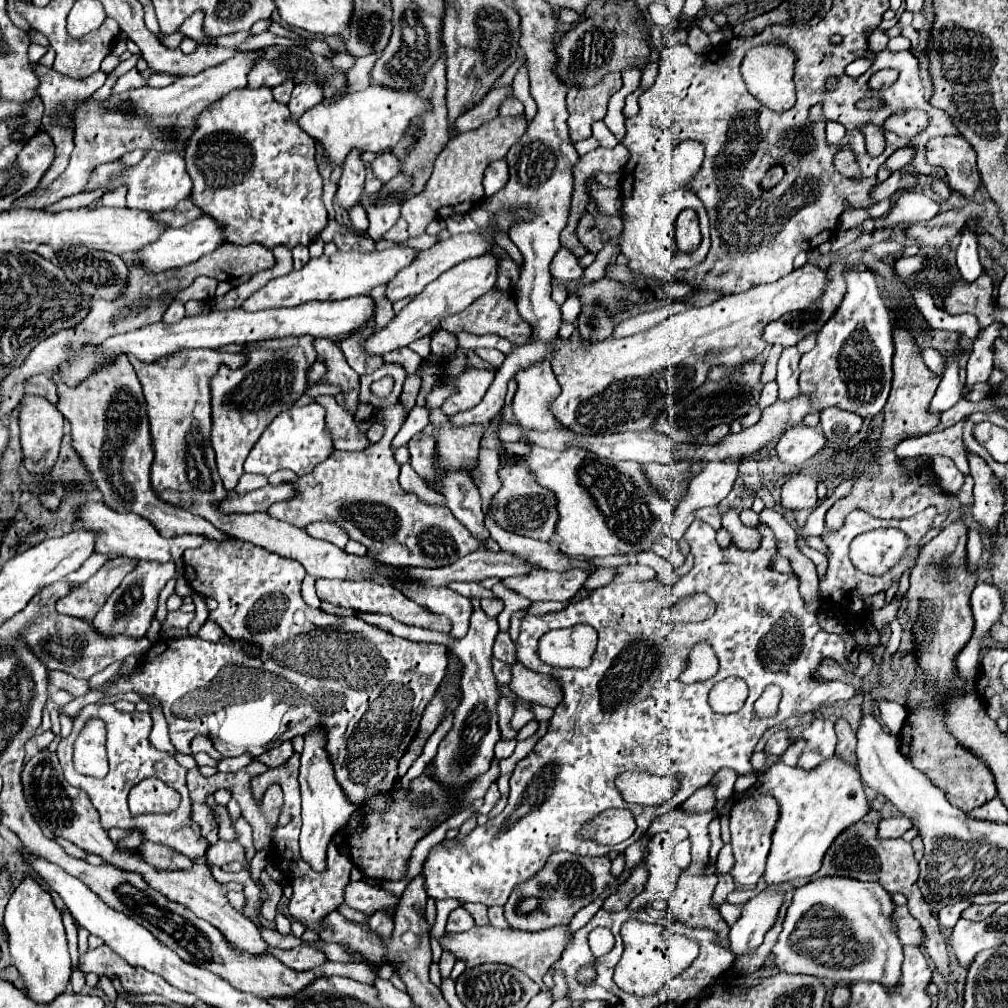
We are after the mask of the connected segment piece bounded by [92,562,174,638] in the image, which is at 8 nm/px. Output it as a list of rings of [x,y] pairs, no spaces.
[[[138,562],[138,566],[130,574],[126,574],[122,584],[110,594],[104,608],[92,620],[92,626],[106,636],[114,636],[114,634],[130,634],[134,638],[144,636],[148,626],[150,626],[150,620],[156,612],[158,594],[170,578],[174,578],[174,564],[168,564],[168,562],[164,562],[164,564],[160,564],[160,562]]]

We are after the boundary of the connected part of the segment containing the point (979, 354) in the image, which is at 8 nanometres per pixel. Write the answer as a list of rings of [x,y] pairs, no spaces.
[[[992,322],[990,326],[986,326],[978,332],[972,352],[970,352],[970,358],[968,358],[966,384],[988,382],[990,372],[992,372],[992,342],[1000,336],[1002,328],[1004,328],[1002,322]]]

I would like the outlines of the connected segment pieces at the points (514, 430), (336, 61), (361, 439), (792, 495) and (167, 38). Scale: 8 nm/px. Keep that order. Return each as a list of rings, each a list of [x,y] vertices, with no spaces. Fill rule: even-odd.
[[[502,422],[498,434],[500,434],[502,442],[516,442],[516,440],[522,438],[522,428],[518,424],[506,424],[506,422]]]
[[[336,52],[331,58],[328,58],[330,63],[337,68],[349,70],[355,62],[355,58],[346,52]]]
[[[316,396],[316,402],[328,408],[328,428],[332,428],[336,450],[361,451],[370,446],[368,436],[356,426],[354,416],[348,414],[332,396]]]
[[[792,474],[782,486],[782,506],[814,508],[818,504],[818,480],[808,474]]]
[[[160,32],[160,35],[159,35],[159,39],[161,43],[165,45],[166,47],[172,48],[172,49],[178,48],[184,38],[185,36],[179,32],[175,32],[170,35],[166,35]]]

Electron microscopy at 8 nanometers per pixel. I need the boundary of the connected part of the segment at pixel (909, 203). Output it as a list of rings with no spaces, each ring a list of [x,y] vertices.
[[[900,190],[896,194],[896,200],[884,220],[878,220],[878,224],[890,226],[890,224],[902,224],[902,222],[920,222],[930,220],[940,212],[940,204],[936,201],[914,192],[914,190]]]

